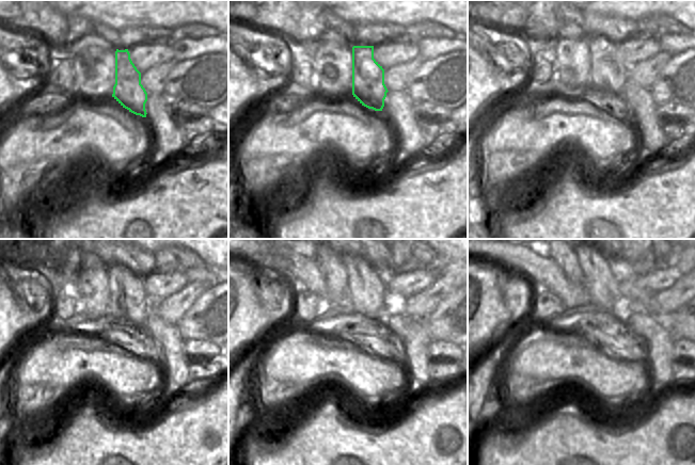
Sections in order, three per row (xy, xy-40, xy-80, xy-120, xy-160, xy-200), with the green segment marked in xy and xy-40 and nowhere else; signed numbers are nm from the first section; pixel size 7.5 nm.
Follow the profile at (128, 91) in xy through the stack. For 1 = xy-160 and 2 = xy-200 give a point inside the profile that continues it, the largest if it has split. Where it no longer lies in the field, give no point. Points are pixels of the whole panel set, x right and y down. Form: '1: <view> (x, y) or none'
1: xy-160 (366, 293)
2: xy-200 (603, 289)

